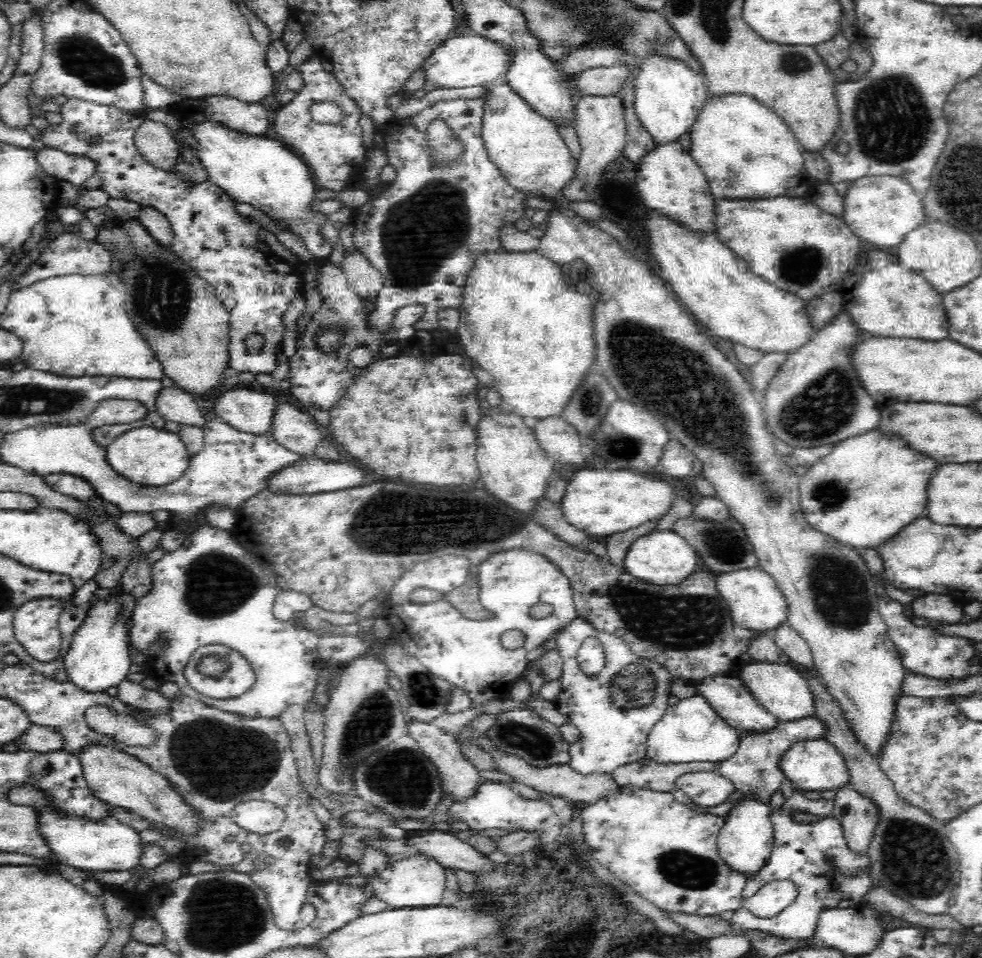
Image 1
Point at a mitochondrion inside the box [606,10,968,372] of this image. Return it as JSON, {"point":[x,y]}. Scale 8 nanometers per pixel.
{"point":[892,124]}

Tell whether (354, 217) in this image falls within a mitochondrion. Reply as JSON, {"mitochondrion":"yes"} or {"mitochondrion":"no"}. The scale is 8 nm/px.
{"mitochondrion":"no"}

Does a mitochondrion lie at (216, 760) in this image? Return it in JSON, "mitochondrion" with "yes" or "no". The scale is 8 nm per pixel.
{"mitochondrion":"yes"}

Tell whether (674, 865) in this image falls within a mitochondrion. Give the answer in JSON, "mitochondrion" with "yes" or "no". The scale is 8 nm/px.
{"mitochondrion":"yes"}

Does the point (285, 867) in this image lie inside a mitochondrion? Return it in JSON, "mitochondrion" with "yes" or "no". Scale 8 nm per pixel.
{"mitochondrion":"no"}

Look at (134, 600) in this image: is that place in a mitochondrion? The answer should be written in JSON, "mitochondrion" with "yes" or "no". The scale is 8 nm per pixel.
{"mitochondrion":"no"}

